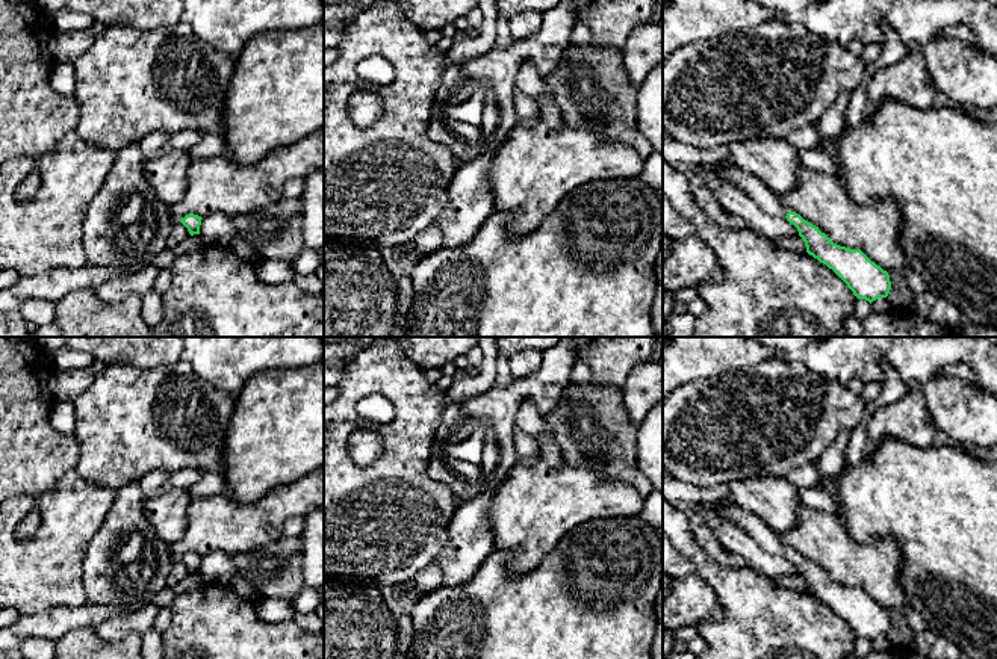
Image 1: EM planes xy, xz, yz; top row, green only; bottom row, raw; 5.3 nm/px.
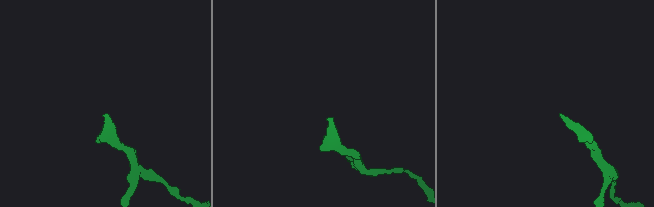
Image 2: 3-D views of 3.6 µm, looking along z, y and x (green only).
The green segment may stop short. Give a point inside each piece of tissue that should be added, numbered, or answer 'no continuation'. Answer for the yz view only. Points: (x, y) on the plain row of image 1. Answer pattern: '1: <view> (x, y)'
1: yz (731, 513)

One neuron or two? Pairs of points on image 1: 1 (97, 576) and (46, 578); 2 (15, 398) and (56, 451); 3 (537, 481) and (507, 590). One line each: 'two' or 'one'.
1: two
2: one
3: two

